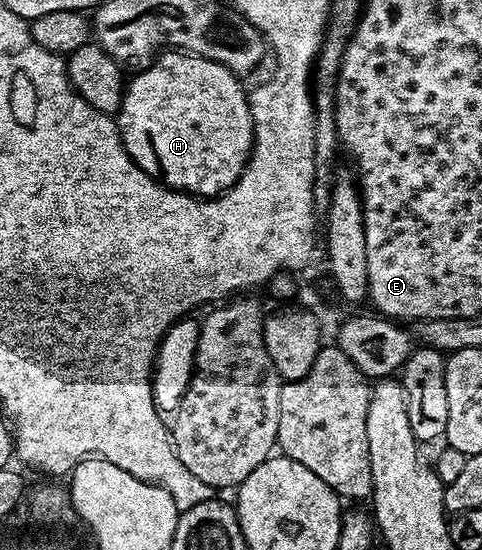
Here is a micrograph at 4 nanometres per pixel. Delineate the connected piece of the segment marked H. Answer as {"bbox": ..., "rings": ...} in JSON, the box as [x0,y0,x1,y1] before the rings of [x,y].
{"bbox":[116,50,254,198],"rings":[[[166,50],[155,59],[154,63],[149,64],[147,68],[141,69],[137,74],[131,75],[128,83],[125,85],[122,93],[122,105],[116,114],[118,122],[118,133],[128,150],[128,154],[134,161],[142,167],[153,180],[166,185],[167,188],[176,192],[188,192],[191,196],[199,198],[213,198],[227,192],[240,178],[240,174],[246,168],[250,161],[250,153],[254,146],[254,123],[250,117],[250,102],[247,93],[242,92],[238,85],[239,77],[230,72],[223,64],[212,62],[203,56],[191,56],[188,52],[179,52],[177,50]]]}

